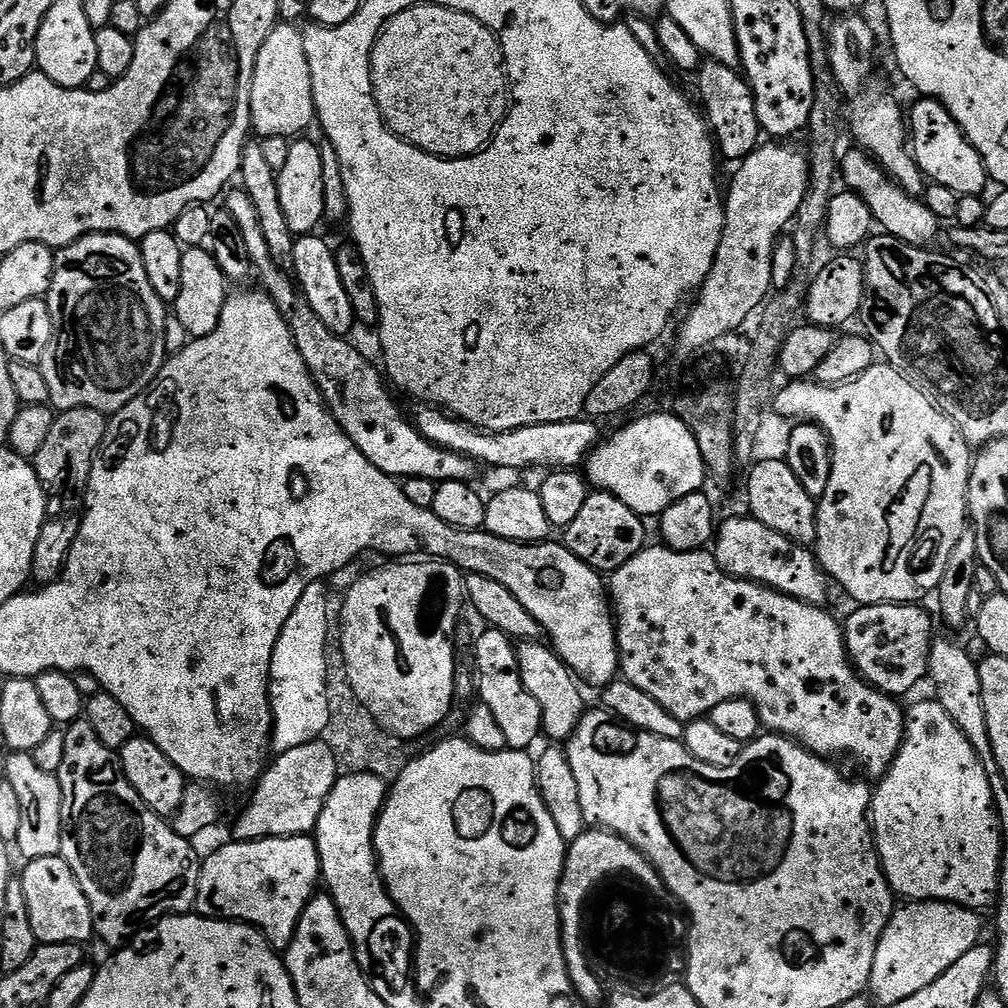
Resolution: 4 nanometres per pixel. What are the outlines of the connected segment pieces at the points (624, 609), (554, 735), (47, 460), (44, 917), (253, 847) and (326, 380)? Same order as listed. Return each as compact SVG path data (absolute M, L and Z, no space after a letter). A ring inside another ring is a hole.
M667 546L659 547L645 547L644 551L630 558L626 566L622 566L610 576L610 600L614 605L616 646L620 649L620 672L623 679L630 681L638 690L646 693L655 704L660 705L671 716L685 722L707 717L714 710L714 706L722 706L722 702L748 700L756 708L761 725L769 733L787 736L789 740L804 745L815 756L825 758L849 756L865 772L863 773L865 777L882 778L888 773L888 768L900 752L904 741L906 712L903 707L900 709L896 705L899 703L893 697L885 696L858 675L851 660L848 659L848 648L844 645L844 630L839 619L836 621L834 617L823 612L825 610L823 607L803 604L800 600L774 592L762 584L754 584L749 580L738 580L734 576L726 575L716 564L715 555L711 551L675 552Z
M524 642L516 648L516 657L520 663L520 677L528 693L533 694L543 711L541 731L554 742L571 739L580 720L586 711L581 685L572 670L564 665L551 647L538 644L540 642ZM580 687L580 688L579 688ZM561 740L561 741L560 741Z
M75 408L69 412L60 412L56 416L54 426L50 426L50 434L42 450L34 457L34 467L40 484L43 486L48 498L48 510L52 514L64 514L69 510L81 507L84 493L88 490L88 479L93 462L96 461L96 453L100 451L100 444L104 435L108 433L108 420L105 413L96 412L93 408Z
M63 856L38 858L23 865L24 877L19 877L26 906L30 914L30 926L40 944L78 944L87 945L88 939L94 936L92 907L74 878L74 870L66 863Z
M302 835L229 843L203 857L195 911L201 916L250 924L264 933L273 948L287 949L300 915L317 891L316 883L322 880L315 839Z
M276 274L266 288L284 316L294 342L306 362L308 373L319 388L328 411L336 419L340 429L348 435L354 447L372 465L393 478L413 476L437 482L475 481L477 462L459 453L438 448L424 439L410 423L409 417L407 420L400 413L399 406L392 401L392 396L388 393L389 385L386 380L384 385L384 380L380 377L381 369L376 369L362 353L355 352L347 344L349 341L345 337L335 336L321 320L316 319L299 287L287 275Z

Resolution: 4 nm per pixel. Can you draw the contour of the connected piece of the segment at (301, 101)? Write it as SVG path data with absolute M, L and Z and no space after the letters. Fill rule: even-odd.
M280 22L262 42L250 90L252 132L257 137L299 137L316 120L316 103L310 78L310 62L306 58L304 33L292 22Z

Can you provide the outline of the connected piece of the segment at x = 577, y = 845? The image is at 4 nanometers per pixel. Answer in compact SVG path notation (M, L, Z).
M585 830L577 840L568 844L568 856L564 860L564 878L560 882L560 928L564 938L564 957L568 973L572 979L572 987L576 989L581 1000L596 1000L600 996L600 988L596 988L596 980L588 976L588 968L584 968L584 960L580 960L580 944L576 944L576 919L578 919L578 902L585 896L588 884L596 880L596 876L604 876L611 868L628 868L632 872L640 872L644 880L652 880L652 865L633 844L621 839L614 832L607 830Z

